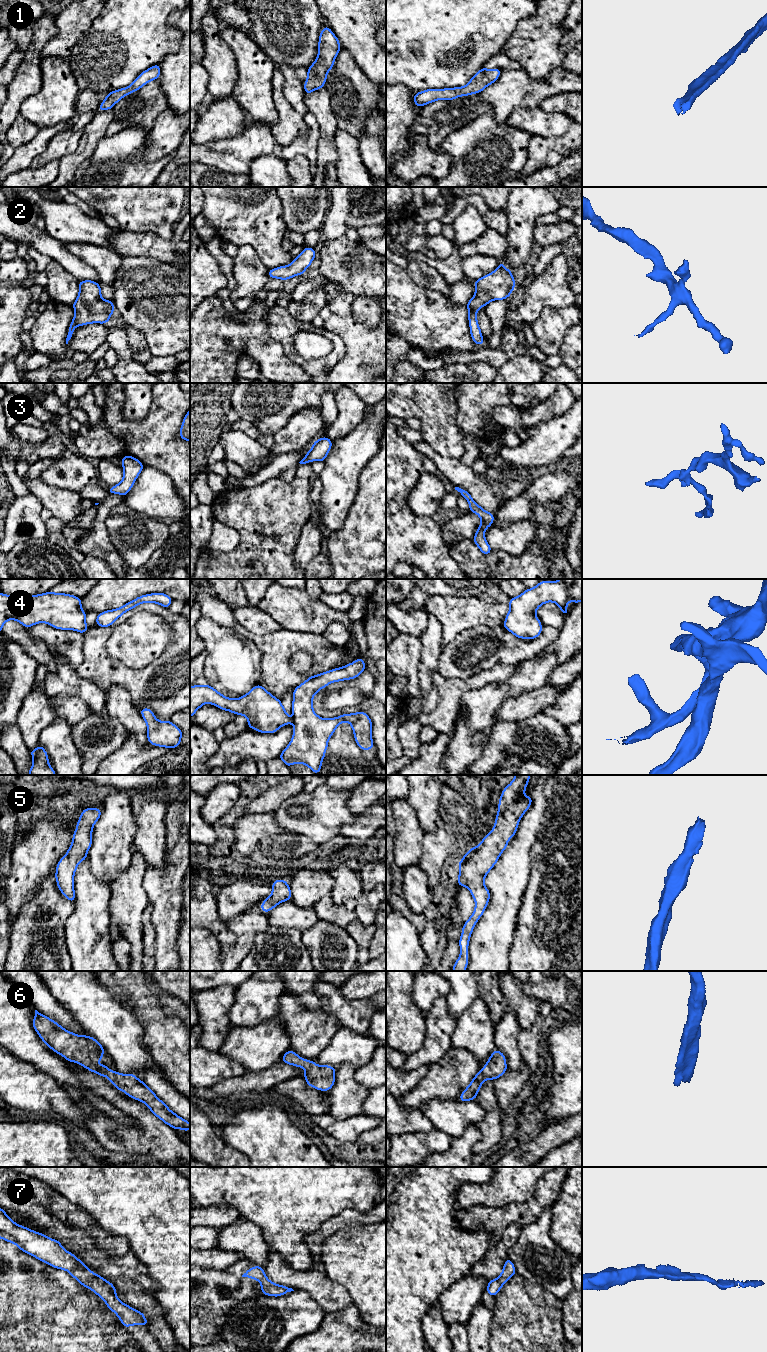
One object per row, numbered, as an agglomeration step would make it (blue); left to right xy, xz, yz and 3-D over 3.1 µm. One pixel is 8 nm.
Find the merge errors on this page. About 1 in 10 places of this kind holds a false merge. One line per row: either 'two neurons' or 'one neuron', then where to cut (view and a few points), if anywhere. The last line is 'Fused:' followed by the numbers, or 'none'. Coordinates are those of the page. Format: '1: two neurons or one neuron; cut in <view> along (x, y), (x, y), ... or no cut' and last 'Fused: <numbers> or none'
1: one neuron; no cut
2: one neuron; no cut
3: one neuron; no cut
4: one neuron; no cut
5: one neuron; no cut
6: one neuron; no cut
7: one neuron; no cut
Fused: none

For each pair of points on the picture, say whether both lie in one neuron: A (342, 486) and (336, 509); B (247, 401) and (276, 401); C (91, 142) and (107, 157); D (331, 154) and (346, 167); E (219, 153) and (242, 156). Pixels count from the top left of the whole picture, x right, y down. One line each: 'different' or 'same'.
A: same
B: same
C: different
D: different
E: same

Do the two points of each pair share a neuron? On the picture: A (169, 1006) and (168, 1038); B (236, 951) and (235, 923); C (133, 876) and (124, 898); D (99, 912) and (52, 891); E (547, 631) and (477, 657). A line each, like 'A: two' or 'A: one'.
A: two
B: one
C: one
D: two
E: one

